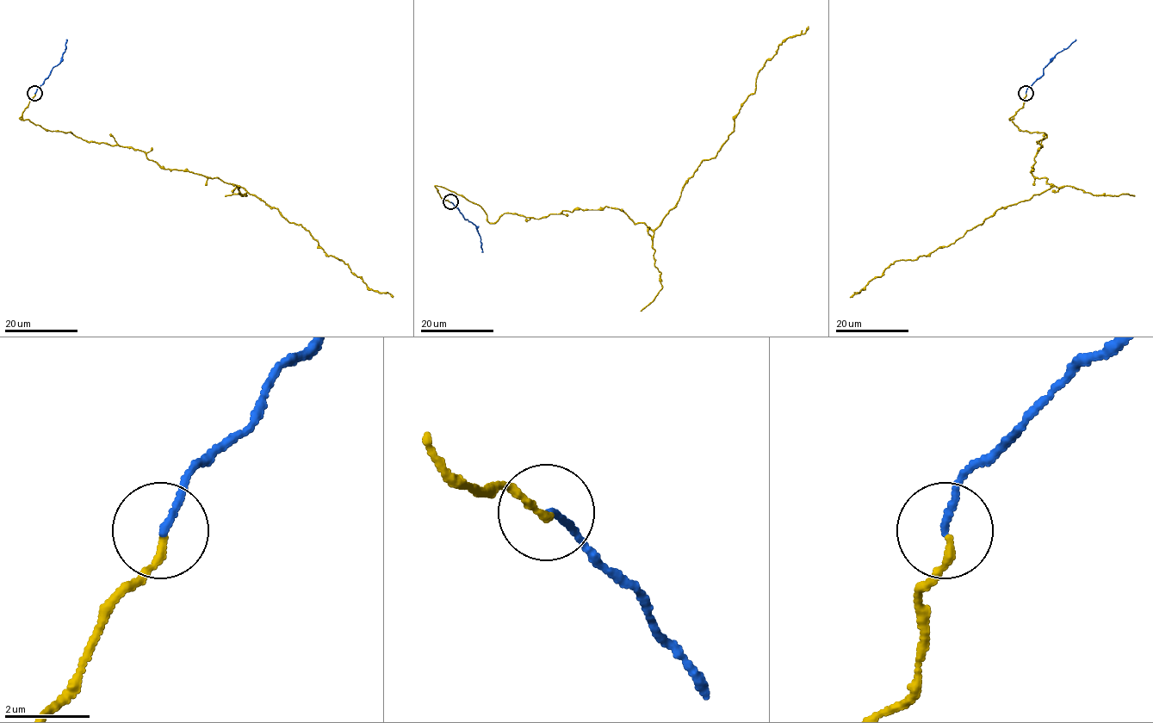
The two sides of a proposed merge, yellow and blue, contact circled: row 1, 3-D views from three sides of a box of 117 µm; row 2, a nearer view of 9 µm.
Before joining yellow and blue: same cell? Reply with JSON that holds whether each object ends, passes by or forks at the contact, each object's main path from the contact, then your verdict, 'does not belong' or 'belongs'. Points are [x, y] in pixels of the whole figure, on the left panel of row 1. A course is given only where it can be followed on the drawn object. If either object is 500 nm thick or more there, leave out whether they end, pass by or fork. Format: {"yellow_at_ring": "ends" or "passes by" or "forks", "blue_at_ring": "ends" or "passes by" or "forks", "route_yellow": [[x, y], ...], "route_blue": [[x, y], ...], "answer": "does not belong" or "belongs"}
{"yellow_at_ring": "ends", "blue_at_ring": "ends", "route_yellow": [[34, 93], [21, 120], [89, 142], [141, 150], [165, 169], [239, 185], [300, 225], [369, 288], [393, 298]], "route_blue": [[34, 93], [61, 60], [67, 40]], "answer": "belongs"}

